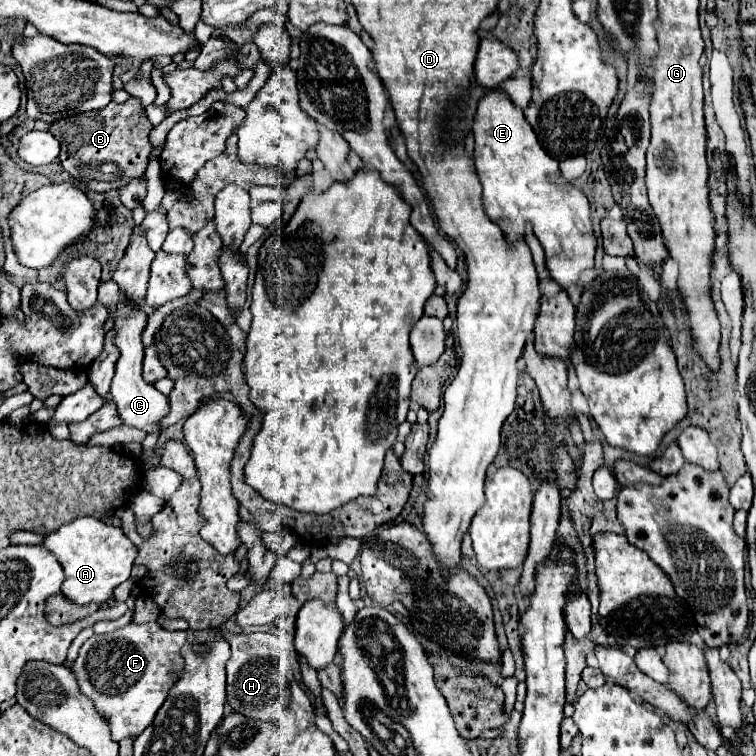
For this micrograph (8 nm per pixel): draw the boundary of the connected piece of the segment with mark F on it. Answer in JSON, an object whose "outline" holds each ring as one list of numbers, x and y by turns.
{"outline":[[156,622,128,624,110,634,94,634,78,652,72,672,78,678,82,694,94,700,96,710,110,722,112,738,120,742,126,736,140,734,154,720,158,708,174,686,172,670,182,674,180,648,186,642,186,632,168,632]]}

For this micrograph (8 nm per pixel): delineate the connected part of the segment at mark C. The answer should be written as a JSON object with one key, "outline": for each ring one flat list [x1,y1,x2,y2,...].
{"outline":[[120,296,118,304,114,306,114,346,120,350,118,362,116,362,116,372,112,378,112,388,110,388,110,402,116,404,116,412,122,418,124,424,142,428,148,434,160,430,160,418,168,414,168,398,160,394,154,386,146,384,142,380,142,356,144,356,144,346,142,346,142,332,148,324,148,314,146,310,138,308,136,304,130,304,126,296]]}

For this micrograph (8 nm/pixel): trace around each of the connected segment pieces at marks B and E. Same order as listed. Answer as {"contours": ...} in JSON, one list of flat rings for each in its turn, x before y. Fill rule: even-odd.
{"contours":[[[128,98,122,104,112,100,106,108,74,114,50,124,50,132,62,144,60,152,62,168,78,182,84,182,86,188,94,192,118,190,124,184,128,184,130,178,144,176,148,156,152,150,150,144,152,128,154,126,146,118,138,98],[134,110,138,110,138,114]],[[492,90,478,100,472,134,484,212,502,224,510,240,518,240,524,234,526,222,530,222,546,252,552,278,562,288,578,284,580,274,594,266,596,252,588,198,562,178,558,162,542,150,522,108,518,108,506,92]]]}

